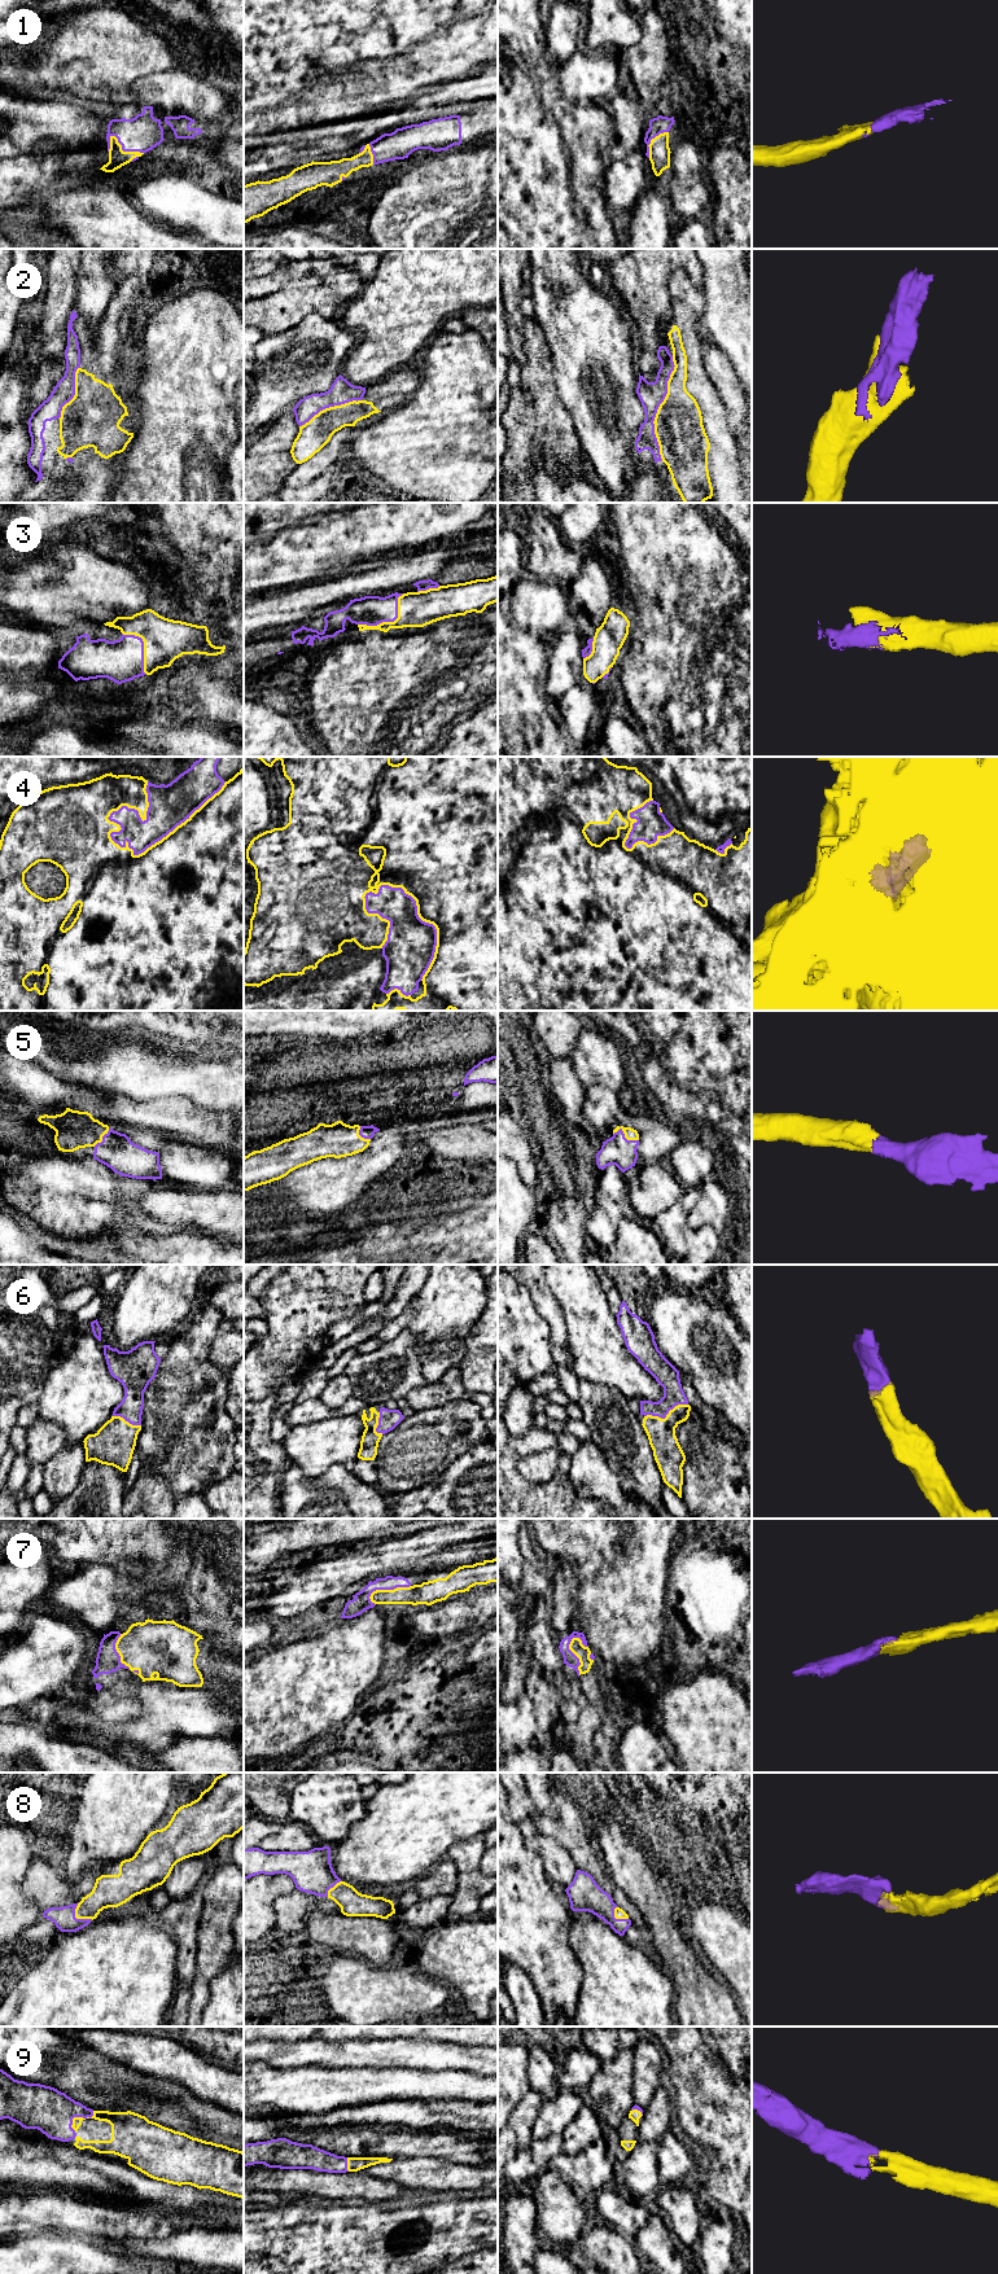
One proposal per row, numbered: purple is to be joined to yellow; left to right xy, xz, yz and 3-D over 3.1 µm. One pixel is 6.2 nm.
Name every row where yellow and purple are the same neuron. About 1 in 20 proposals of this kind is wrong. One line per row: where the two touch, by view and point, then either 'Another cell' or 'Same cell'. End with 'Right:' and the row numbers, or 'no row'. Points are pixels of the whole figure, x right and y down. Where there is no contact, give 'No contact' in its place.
1: Touches yellow at xy (122, 150). Same cell
2: Touches yellow at yz (659, 407). Same cell
3: Touches yellow at xz (389, 622). Same cell
4: Touches yellow at xy (169, 833). Same cell
5: Touches yellow at yz (625, 1136). Same cell
6: Touches yellow at yz (666, 1415). Same cell
7: Touches yellow at yz (576, 1655). Same cell
8: Touches yellow at xy (77, 1918). Same cell
9: Touches yellow at xy (77, 2117). Same cell
Right: 1, 2, 3, 4, 5, 6, 7, 8, 9

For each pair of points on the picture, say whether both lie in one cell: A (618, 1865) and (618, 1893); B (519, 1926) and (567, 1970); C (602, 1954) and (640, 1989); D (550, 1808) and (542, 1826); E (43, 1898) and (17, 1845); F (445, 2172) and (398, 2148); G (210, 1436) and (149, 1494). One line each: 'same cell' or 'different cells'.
A: different cells
B: same cell
C: same cell
D: different cells
E: different cells
F: different cells
G: different cells

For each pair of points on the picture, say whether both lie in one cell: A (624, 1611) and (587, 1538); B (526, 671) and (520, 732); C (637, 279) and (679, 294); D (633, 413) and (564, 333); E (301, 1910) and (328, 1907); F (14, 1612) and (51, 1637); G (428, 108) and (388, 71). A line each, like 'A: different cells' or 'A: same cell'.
A: same cell
B: same cell
C: different cells
D: same cell
E: same cell
F: different cells
G: different cells

